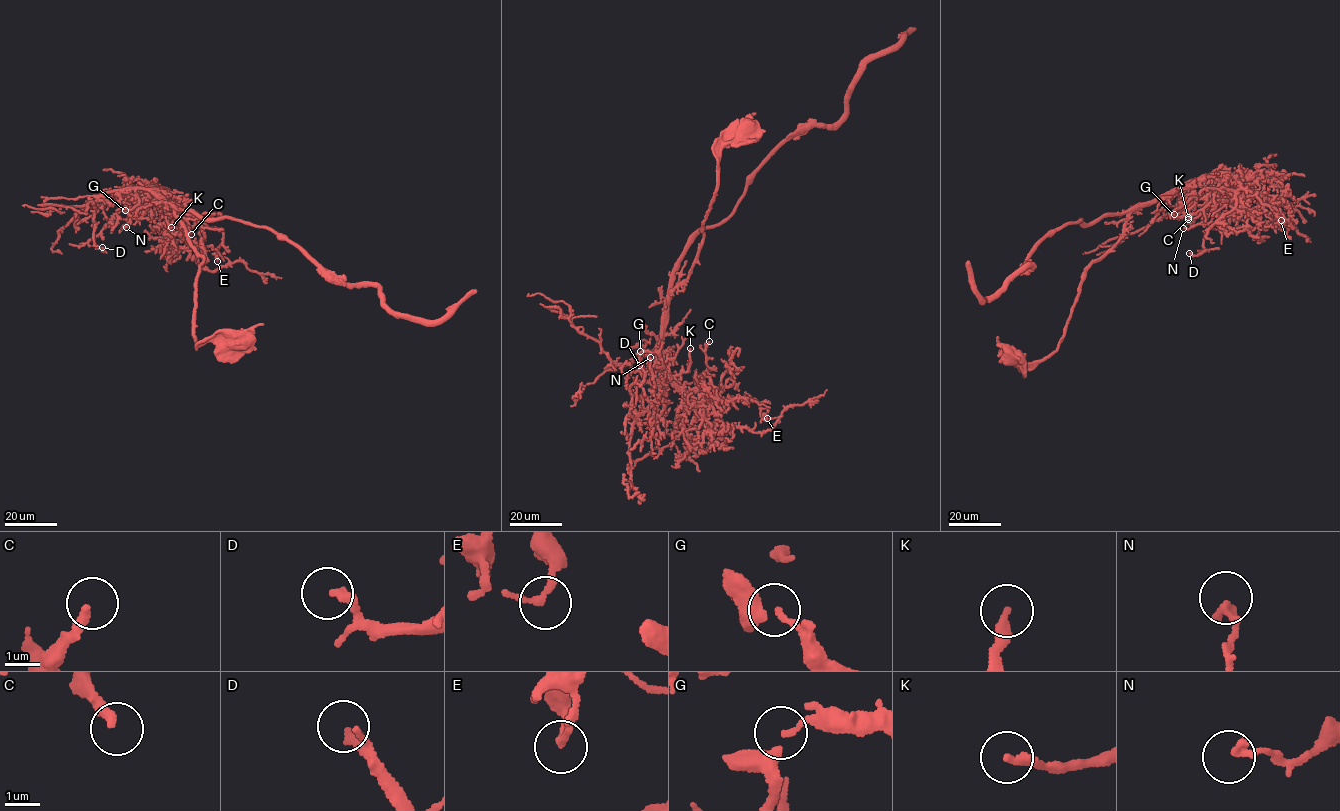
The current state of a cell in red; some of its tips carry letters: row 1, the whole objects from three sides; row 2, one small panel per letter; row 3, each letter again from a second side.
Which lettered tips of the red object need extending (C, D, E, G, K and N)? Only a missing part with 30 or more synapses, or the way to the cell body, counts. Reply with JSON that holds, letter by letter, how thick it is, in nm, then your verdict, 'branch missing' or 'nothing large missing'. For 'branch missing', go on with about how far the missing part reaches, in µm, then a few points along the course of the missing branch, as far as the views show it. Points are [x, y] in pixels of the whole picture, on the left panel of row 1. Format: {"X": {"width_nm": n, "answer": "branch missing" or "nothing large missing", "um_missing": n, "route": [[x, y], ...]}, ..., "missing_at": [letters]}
{"C": {"width_nm": 280, "answer": "nothing large missing"}, "D": {"width_nm": 280, "answer": "nothing large missing"}, "E": {"width_nm": 220, "answer": "nothing large missing"}, "G": {"width_nm": 200, "answer": "nothing large missing"}, "K": {"width_nm": 240, "answer": "branch missing", "um_missing": 10, "route": [[171, 227], [175, 229], [172, 240]]}, "N": {"width_nm": 220, "answer": "nothing large missing"}, "missing_at": ["K"]}

